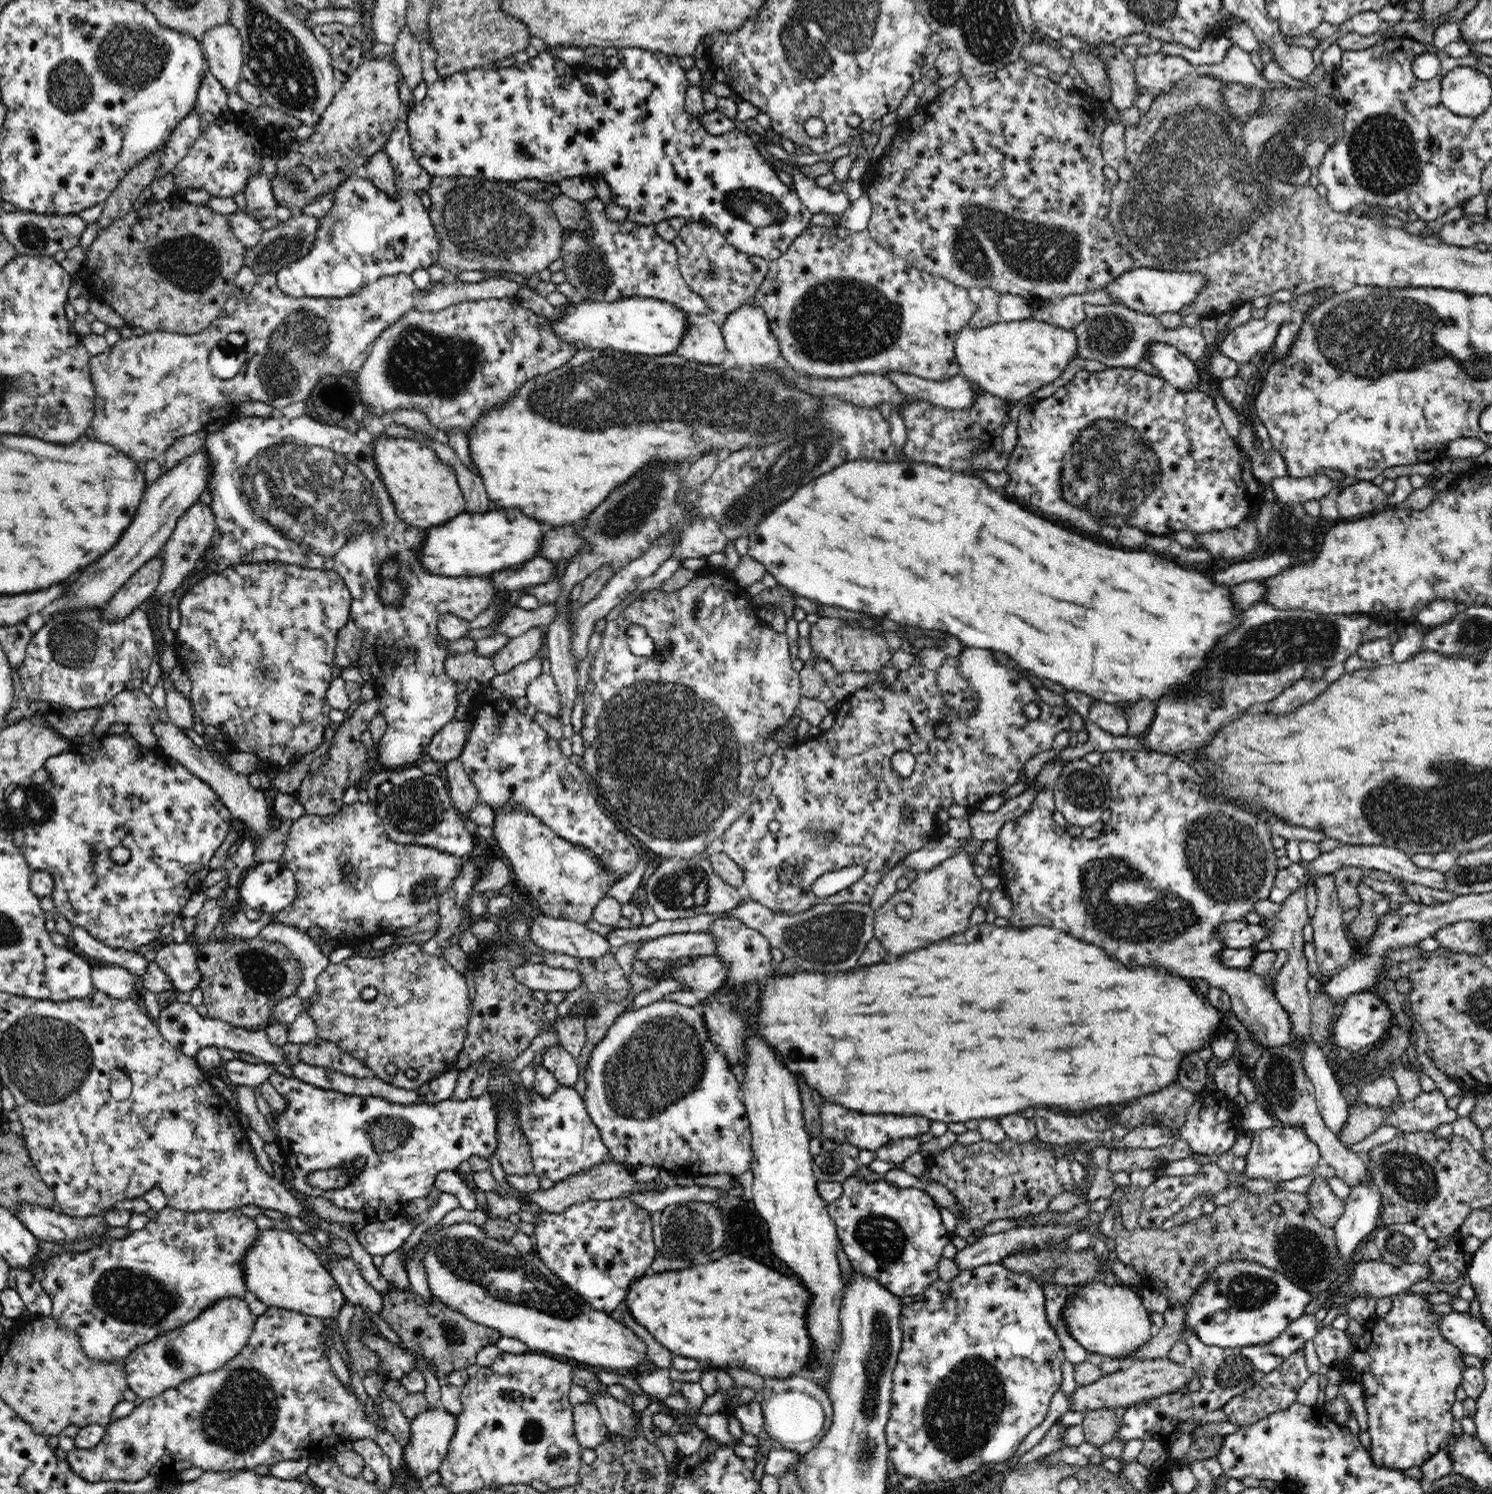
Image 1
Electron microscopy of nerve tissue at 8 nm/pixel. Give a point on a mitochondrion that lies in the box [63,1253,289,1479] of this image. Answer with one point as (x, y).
(242, 1416)

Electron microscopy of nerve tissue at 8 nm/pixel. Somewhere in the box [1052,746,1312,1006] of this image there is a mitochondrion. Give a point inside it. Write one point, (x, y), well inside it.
(1166, 915)

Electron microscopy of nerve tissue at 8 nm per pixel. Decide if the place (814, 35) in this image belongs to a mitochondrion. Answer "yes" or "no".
yes

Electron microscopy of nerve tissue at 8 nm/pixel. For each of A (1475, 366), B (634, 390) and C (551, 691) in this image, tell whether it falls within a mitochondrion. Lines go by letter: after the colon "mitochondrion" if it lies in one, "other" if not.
A: mitochondrion
B: mitochondrion
C: other

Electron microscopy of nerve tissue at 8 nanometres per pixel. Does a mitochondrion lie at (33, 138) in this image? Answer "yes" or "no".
no

